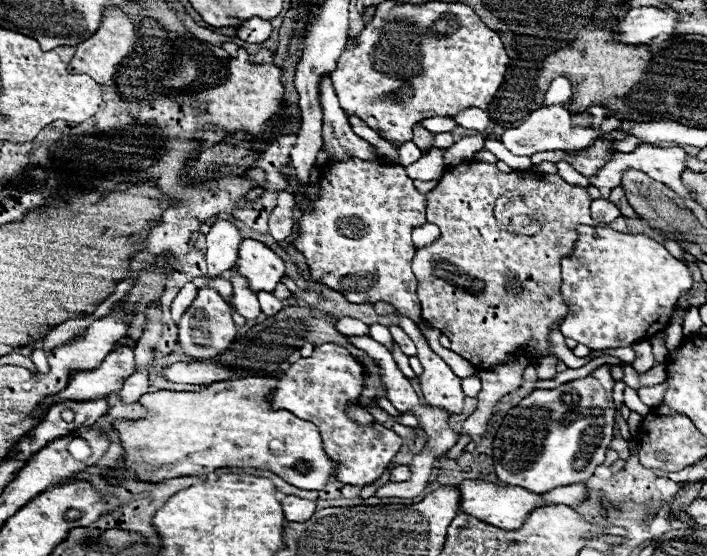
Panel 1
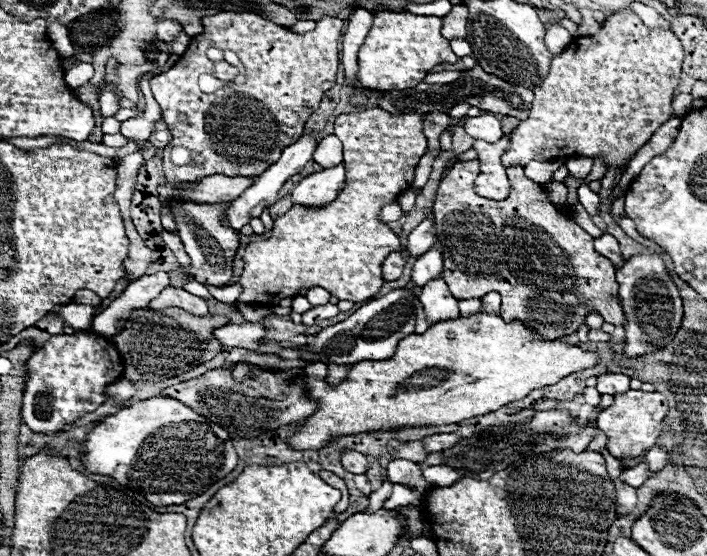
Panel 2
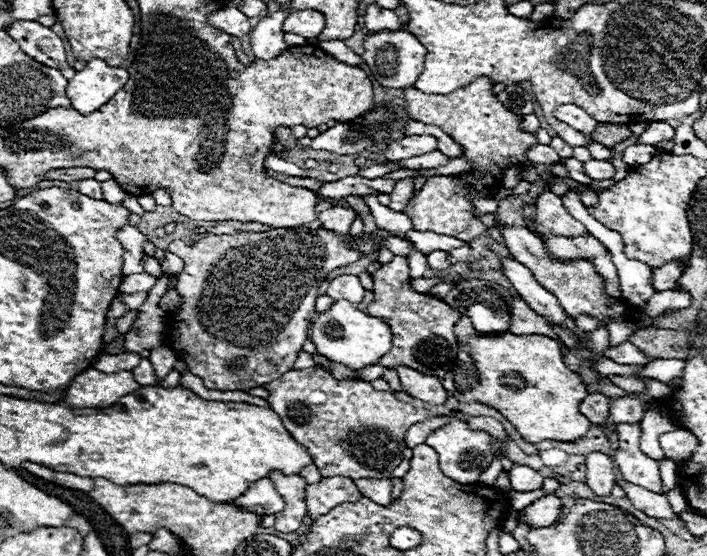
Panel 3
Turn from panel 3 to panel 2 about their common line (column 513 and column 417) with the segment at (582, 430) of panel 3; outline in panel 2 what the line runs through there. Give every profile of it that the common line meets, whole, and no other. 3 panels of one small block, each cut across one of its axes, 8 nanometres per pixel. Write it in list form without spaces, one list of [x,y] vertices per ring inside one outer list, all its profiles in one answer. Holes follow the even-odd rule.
[[[474,312],[470,316],[460,316],[454,320],[442,320],[432,324],[424,334],[410,334],[398,342],[396,354],[388,360],[358,362],[350,368],[348,378],[338,386],[326,386],[327,365],[322,362],[308,364],[306,370],[306,390],[318,400],[318,410],[302,422],[302,430],[288,438],[288,444],[296,450],[318,450],[330,436],[346,436],[374,430],[394,430],[396,426],[434,426],[434,424],[454,424],[466,418],[482,416],[498,410],[506,402],[524,398],[528,392],[550,386],[562,380],[574,370],[584,370],[586,366],[598,364],[598,354],[582,350],[580,346],[568,344],[564,340],[544,340],[534,334],[522,322],[504,322],[500,314]]]

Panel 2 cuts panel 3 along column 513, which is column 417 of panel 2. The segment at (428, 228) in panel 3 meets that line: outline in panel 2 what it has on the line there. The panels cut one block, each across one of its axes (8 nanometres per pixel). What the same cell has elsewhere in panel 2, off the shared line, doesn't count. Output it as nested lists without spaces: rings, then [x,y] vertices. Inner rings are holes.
[[[368,108],[364,112],[337,116],[334,123],[334,134],[341,140],[343,146],[343,161],[346,162],[346,188],[336,196],[336,200],[332,200],[326,206],[318,206],[318,208],[306,208],[306,206],[298,206],[298,204],[292,206],[284,216],[274,220],[272,236],[268,240],[252,242],[252,244],[246,246],[244,256],[242,256],[244,268],[242,268],[242,274],[240,274],[240,280],[238,280],[238,284],[242,286],[242,294],[236,300],[236,304],[242,304],[242,306],[278,306],[282,300],[294,298],[296,292],[300,292],[302,288],[314,288],[314,286],[322,286],[332,296],[336,296],[340,300],[352,300],[352,302],[364,302],[364,300],[372,298],[374,294],[378,294],[378,290],[384,284],[384,280],[382,280],[382,262],[386,260],[386,256],[390,252],[400,252],[402,250],[400,238],[392,232],[392,228],[386,222],[380,222],[380,212],[382,212],[382,206],[394,202],[400,192],[404,192],[404,190],[408,190],[412,186],[414,168],[416,168],[420,156],[426,152],[426,144],[428,144],[428,140],[426,140],[422,130],[424,130],[424,114],[390,114],[390,112],[380,110],[380,108]]]

